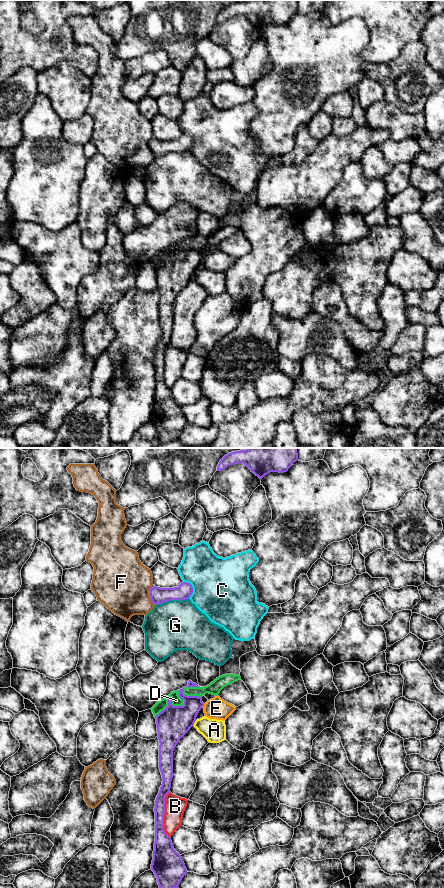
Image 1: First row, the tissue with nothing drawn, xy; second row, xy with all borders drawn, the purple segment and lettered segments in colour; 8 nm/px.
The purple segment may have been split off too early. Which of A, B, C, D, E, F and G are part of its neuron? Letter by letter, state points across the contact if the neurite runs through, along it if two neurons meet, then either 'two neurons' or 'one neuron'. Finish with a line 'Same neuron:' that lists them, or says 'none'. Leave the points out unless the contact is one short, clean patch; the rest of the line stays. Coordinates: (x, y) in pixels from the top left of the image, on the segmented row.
A: two neurons
B: two neurons
C: two neurons
D: two neurons
E: two neurons
F: two neurons
G: two neurons
Same neuron: none

